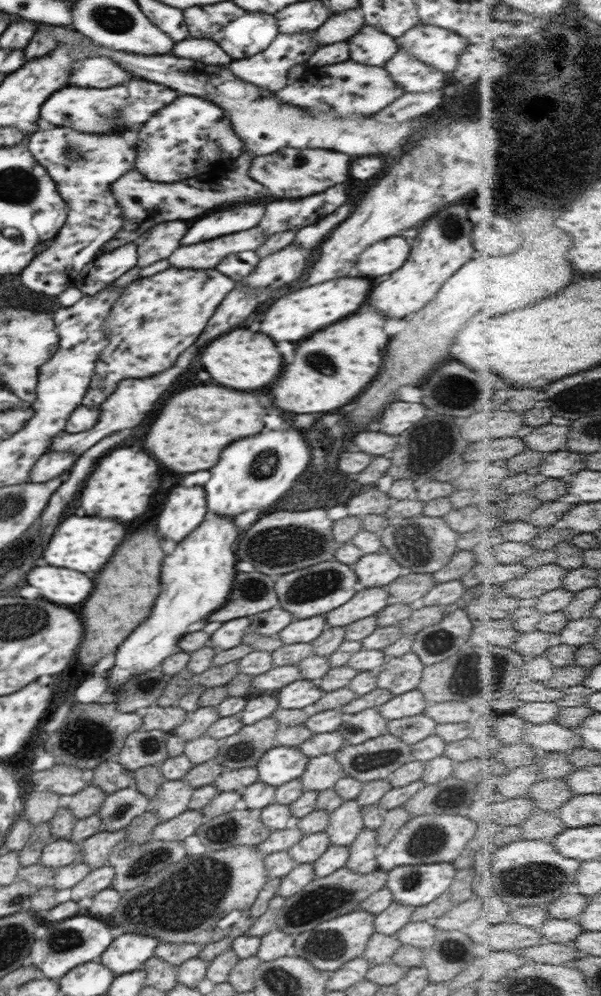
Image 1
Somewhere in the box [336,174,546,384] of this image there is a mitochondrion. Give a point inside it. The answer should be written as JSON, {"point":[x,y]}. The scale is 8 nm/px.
{"point":[452,227]}

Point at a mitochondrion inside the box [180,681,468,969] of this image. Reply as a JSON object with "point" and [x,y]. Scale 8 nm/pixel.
{"point":[324,901]}

